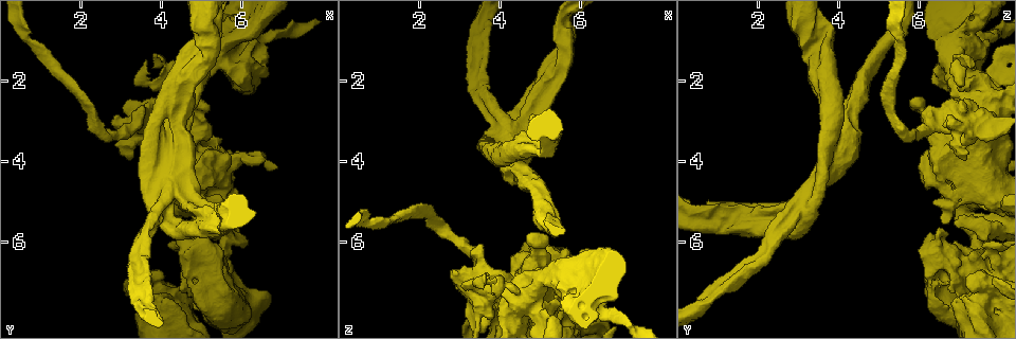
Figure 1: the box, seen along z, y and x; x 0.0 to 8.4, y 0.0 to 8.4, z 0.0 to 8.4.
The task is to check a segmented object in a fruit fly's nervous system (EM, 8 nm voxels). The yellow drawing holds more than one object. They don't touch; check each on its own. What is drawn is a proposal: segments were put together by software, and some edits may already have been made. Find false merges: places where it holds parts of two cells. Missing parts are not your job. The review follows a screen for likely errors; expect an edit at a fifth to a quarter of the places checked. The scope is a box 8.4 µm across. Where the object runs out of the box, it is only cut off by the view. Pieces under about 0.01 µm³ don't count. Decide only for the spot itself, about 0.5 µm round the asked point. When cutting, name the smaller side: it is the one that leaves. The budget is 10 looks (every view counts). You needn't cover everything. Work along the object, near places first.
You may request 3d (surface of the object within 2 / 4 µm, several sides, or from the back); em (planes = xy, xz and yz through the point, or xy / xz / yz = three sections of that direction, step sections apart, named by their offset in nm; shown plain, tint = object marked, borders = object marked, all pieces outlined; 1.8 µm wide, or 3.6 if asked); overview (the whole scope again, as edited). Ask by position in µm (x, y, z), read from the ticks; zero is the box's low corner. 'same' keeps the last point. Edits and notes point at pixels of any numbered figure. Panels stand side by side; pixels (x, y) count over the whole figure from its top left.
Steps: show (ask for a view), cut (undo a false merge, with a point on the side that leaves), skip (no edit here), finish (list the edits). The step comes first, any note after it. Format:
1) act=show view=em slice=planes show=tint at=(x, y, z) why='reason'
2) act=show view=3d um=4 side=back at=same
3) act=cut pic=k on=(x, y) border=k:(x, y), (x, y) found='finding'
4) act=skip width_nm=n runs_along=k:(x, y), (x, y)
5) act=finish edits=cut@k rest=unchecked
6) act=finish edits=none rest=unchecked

act=show view=em slice=yz step=16 show=tint at=(5.70, 5.95, 7.45) why='abrupt turn'

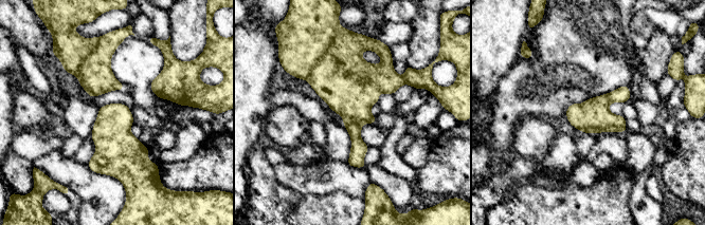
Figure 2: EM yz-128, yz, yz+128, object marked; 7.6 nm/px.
act=skip width_nm=260 found='one cell here'

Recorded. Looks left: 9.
act=show view=3d um=4 at=(3.55, 3.20, 7.10) why='sharp bend'

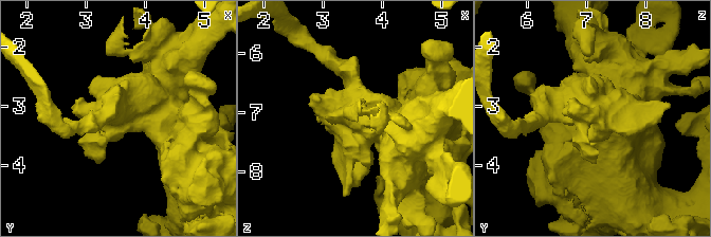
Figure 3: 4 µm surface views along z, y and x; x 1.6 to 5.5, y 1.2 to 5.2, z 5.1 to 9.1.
act=show view=em um=3.6 slice=planes show=borders at=(3.60, 3.20, 7.10)

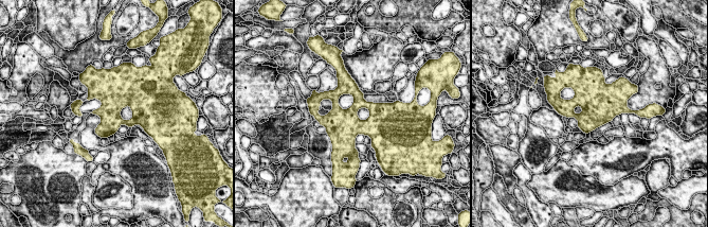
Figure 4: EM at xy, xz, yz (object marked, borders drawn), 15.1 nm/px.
act=skip width_nm=360 found='continuous, no second cell'

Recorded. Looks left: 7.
act=show view=3d um=4 at=(5.20, 0.75, 3.45) why='arms part here'

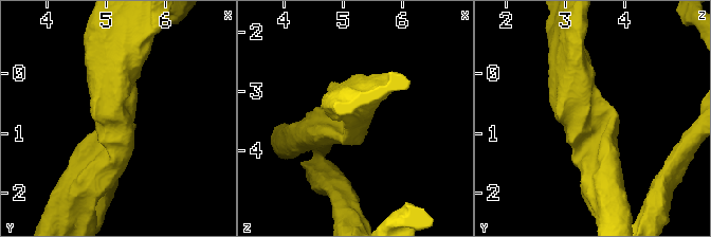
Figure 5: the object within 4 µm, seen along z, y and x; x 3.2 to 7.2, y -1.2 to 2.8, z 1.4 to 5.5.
act=show view=em um=3.6 slice=xy step=4 show=tint at=(5.25, 0.75, 3.45)

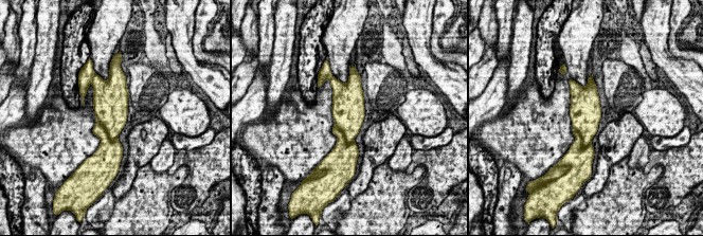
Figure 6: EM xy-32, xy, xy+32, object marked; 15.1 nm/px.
act=cut pic=6 on=(112, 118) border=6:(96, 120), (111, 139), (116, 139) found='two cells meet here'

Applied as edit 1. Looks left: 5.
act=show view=em slice=xy step=16 show=tint at=(5.60, 1.50, 6.75)

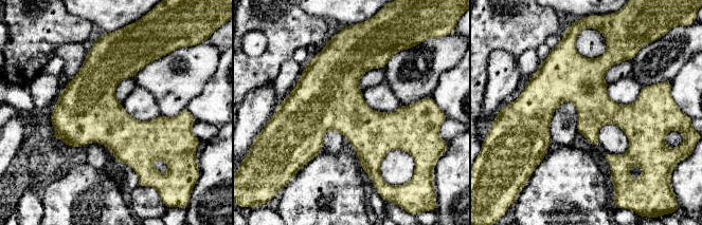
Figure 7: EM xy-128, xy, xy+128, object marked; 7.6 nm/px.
act=show view=em slice=planes show=borders at=same

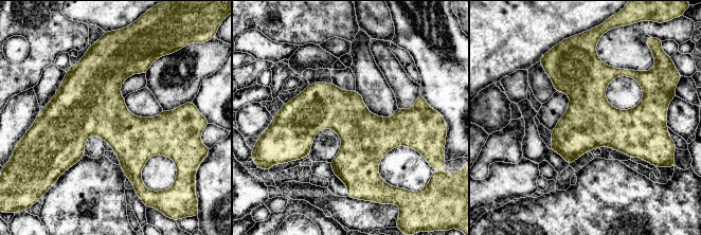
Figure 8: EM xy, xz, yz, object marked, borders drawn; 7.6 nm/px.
act=skip runs_along=8:(287, 113), (414, 124) found='all the same cell'

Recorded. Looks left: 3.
act=finish edits=cut@6 rest=unchecked

